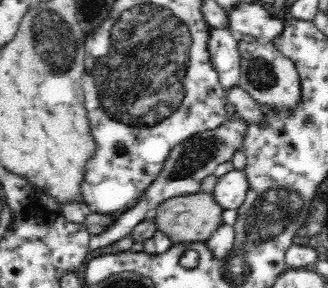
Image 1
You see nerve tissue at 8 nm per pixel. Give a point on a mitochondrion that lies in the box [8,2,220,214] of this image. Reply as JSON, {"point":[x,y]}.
{"point":[55,41]}

